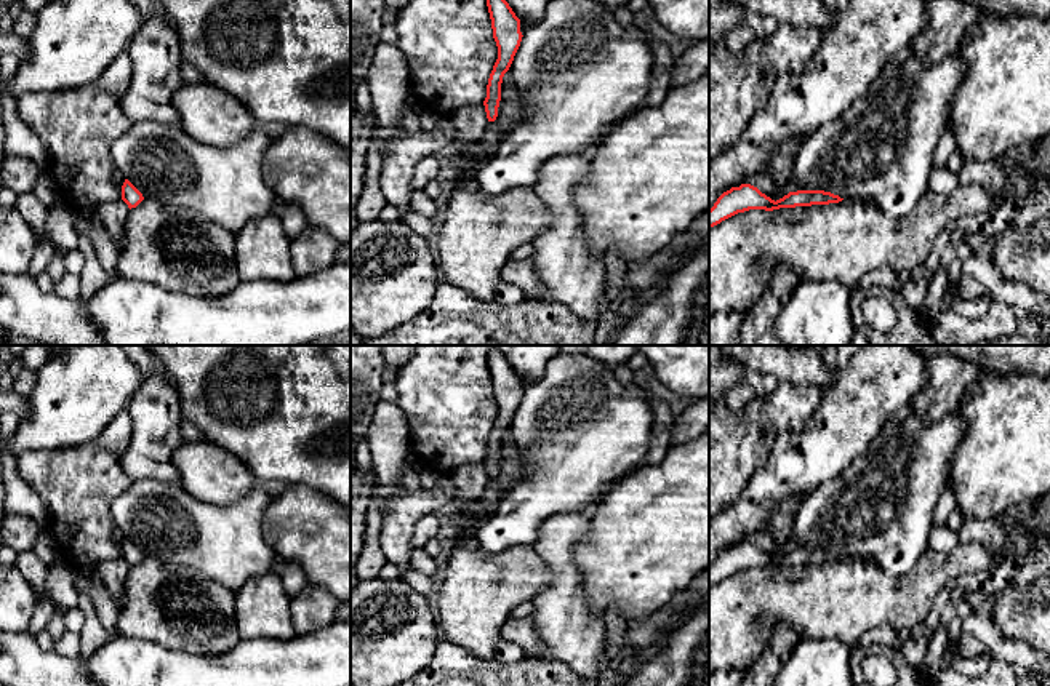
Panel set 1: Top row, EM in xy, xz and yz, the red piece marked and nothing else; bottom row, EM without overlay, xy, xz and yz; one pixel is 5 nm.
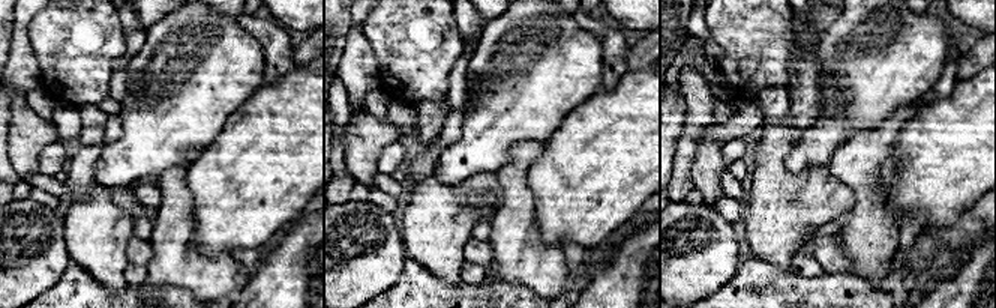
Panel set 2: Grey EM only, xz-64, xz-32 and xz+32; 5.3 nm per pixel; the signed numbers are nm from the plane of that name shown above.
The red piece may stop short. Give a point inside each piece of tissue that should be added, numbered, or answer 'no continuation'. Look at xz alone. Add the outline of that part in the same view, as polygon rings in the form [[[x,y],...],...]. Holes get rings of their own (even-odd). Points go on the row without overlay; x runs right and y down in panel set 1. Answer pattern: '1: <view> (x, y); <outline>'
1: xz (490, 501); [[[490,480],[480,496],[482,507],[487,515],[491,515],[499,507],[498,485],[495,480]]]

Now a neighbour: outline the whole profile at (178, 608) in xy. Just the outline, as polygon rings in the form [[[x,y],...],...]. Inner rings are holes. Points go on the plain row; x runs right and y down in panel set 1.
[[[155,556],[130,568],[114,633],[197,656],[218,656],[242,641],[232,590]]]

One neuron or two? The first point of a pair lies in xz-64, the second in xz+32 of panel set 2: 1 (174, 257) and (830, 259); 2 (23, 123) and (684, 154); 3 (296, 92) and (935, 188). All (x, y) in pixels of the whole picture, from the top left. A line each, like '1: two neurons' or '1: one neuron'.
1: two neurons
2: two neurons
3: one neuron

